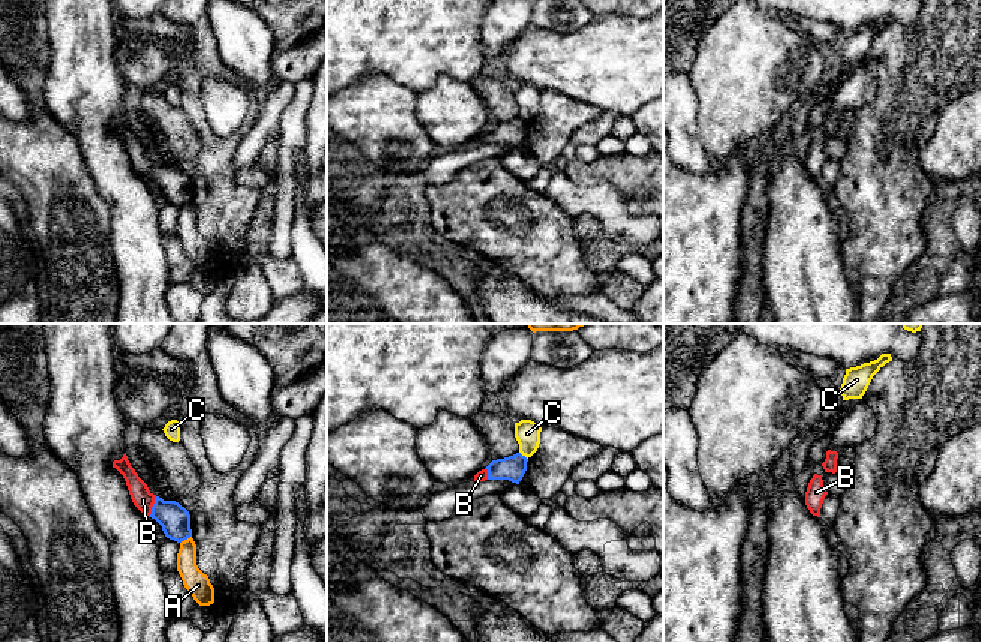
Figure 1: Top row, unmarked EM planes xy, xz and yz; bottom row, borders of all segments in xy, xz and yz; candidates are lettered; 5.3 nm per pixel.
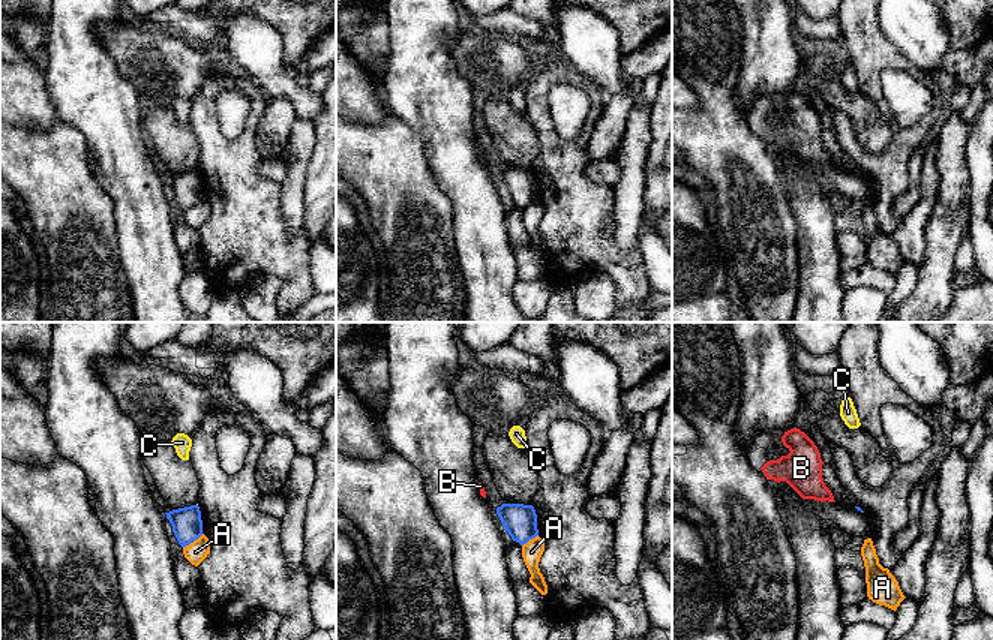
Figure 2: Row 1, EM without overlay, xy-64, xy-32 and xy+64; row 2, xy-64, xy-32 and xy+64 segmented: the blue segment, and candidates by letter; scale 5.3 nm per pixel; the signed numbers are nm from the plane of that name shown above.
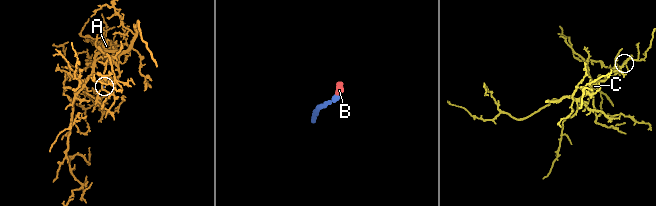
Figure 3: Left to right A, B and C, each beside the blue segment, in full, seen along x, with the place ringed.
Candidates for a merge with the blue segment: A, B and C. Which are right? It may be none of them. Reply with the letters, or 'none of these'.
B

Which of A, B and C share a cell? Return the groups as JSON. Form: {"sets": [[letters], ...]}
{"sets": [["A"], ["B"], ["C"]]}

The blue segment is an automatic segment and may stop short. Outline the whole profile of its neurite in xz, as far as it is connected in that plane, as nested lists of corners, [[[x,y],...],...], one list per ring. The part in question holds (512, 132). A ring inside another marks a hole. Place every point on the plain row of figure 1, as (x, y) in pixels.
[[[520,117],[492,124],[484,134],[474,140],[474,146],[508,144],[519,148],[526,135],[526,126],[528,123]]]

